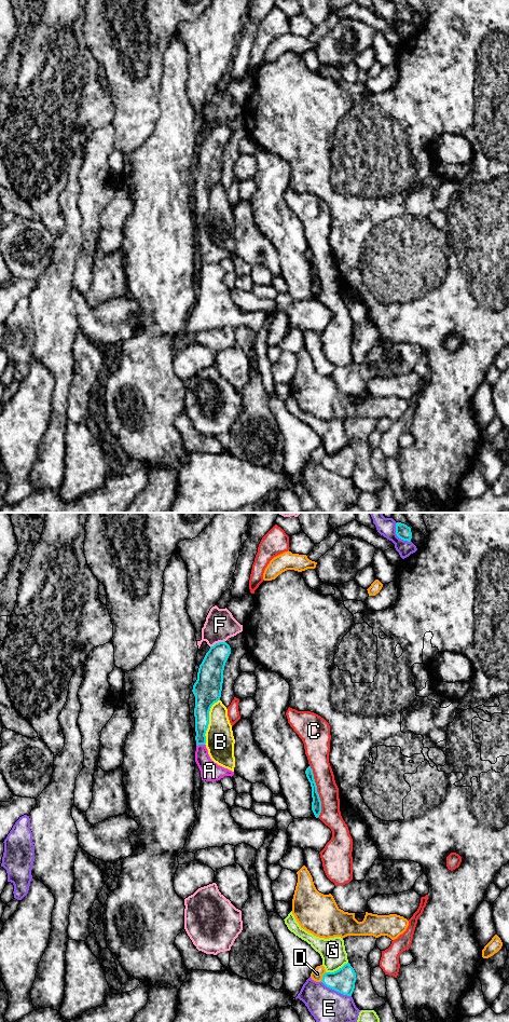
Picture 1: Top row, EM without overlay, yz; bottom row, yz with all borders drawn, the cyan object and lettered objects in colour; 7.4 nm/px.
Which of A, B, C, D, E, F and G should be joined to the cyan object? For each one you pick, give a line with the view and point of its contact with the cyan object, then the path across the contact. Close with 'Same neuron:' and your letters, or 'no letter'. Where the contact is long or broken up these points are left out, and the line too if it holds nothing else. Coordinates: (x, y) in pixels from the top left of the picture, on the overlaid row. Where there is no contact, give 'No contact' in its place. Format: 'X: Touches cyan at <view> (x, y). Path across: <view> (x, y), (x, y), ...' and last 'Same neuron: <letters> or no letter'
A: Touches cyan at yz (200, 744). Path across: yz (202, 710), (200, 744), (202, 759), (209, 771)
Same neuron: A

